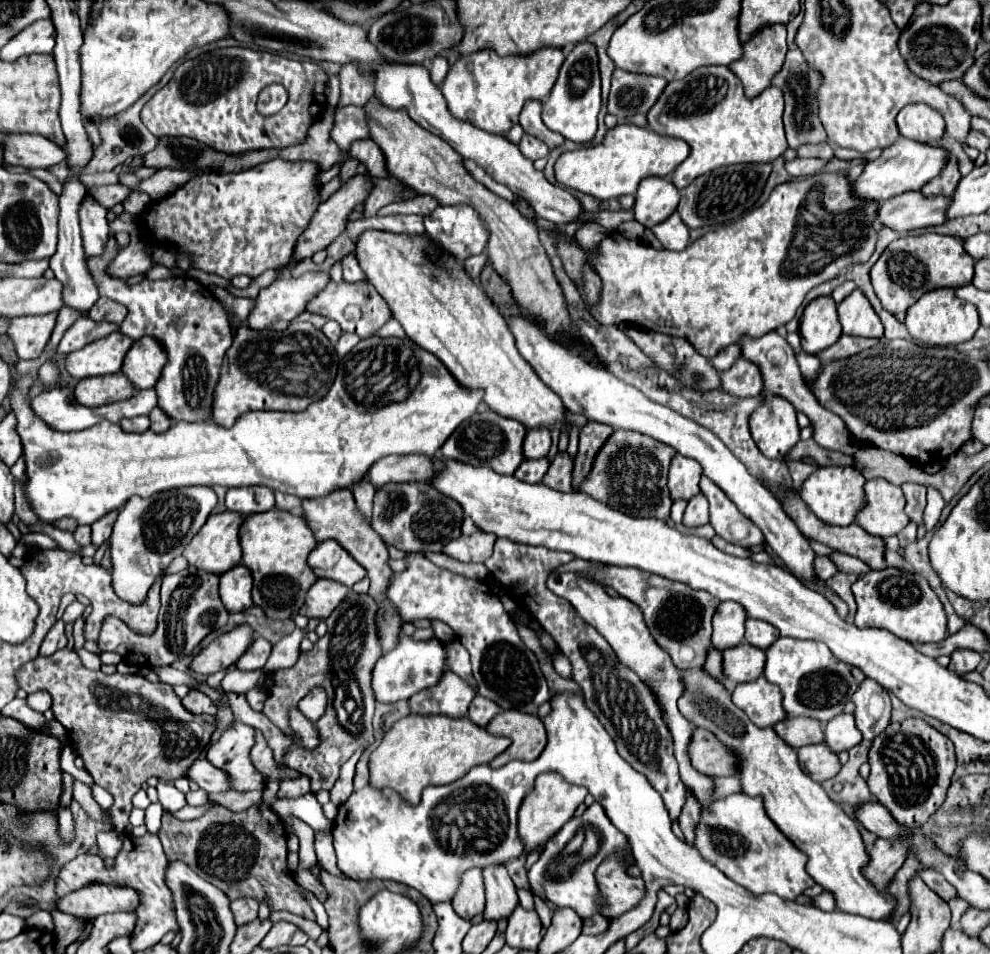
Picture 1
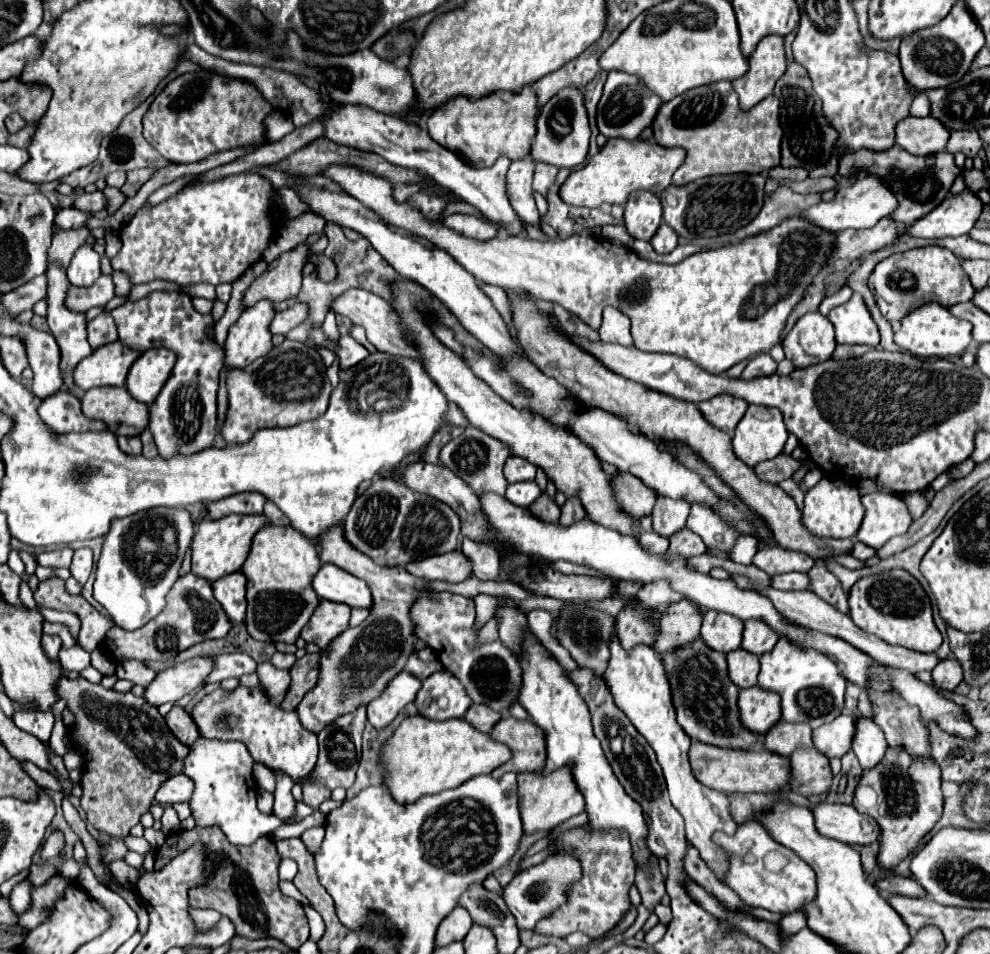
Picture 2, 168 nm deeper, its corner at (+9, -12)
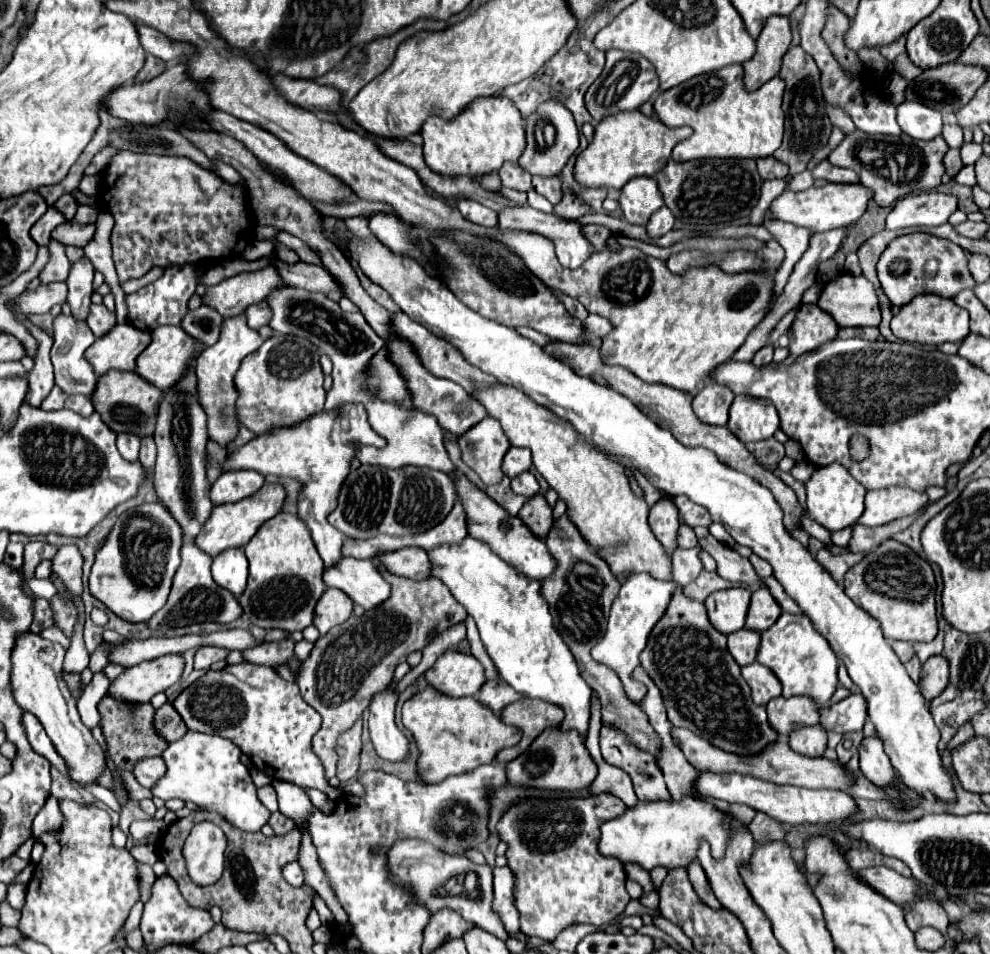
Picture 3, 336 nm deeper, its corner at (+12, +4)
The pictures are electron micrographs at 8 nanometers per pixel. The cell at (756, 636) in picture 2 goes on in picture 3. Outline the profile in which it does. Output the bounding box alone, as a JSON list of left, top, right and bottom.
[745,588,781,632]

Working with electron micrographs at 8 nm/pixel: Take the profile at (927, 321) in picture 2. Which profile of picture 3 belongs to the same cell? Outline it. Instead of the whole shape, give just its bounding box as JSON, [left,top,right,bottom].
[891,294,969,346]

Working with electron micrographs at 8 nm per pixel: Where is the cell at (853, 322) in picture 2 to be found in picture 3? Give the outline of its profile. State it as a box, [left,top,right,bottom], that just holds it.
[817,274,881,326]

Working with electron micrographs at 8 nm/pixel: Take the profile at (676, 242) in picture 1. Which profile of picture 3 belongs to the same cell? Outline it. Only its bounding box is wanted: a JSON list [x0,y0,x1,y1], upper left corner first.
[647,206,675,238]

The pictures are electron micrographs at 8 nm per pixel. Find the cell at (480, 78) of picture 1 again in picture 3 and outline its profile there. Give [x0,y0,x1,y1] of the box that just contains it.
[421,96,525,176]

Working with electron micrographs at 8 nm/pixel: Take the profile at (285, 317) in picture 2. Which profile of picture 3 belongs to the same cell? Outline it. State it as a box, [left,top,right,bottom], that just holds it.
[245,300,271,330]

